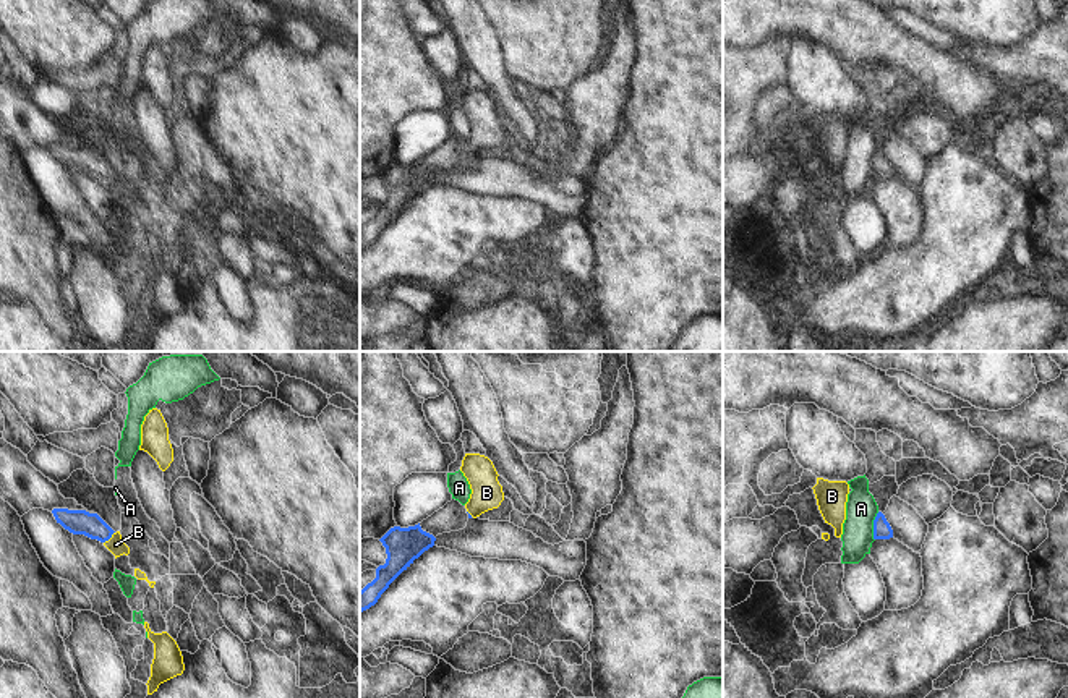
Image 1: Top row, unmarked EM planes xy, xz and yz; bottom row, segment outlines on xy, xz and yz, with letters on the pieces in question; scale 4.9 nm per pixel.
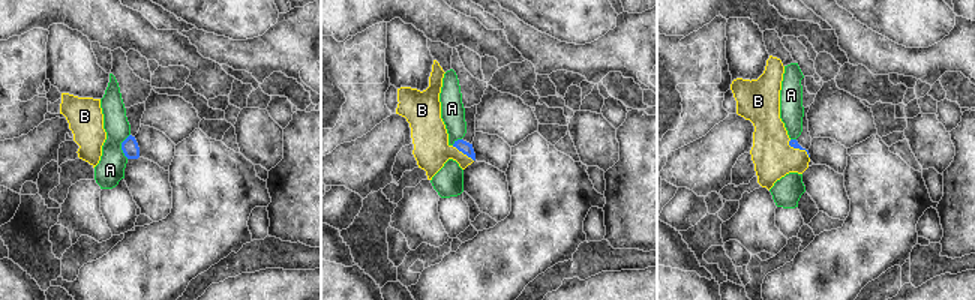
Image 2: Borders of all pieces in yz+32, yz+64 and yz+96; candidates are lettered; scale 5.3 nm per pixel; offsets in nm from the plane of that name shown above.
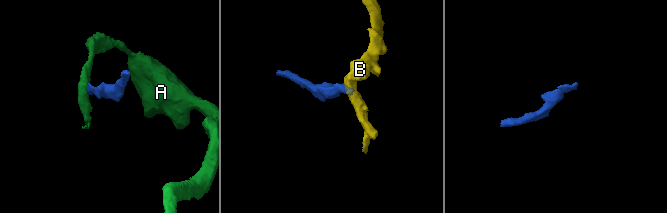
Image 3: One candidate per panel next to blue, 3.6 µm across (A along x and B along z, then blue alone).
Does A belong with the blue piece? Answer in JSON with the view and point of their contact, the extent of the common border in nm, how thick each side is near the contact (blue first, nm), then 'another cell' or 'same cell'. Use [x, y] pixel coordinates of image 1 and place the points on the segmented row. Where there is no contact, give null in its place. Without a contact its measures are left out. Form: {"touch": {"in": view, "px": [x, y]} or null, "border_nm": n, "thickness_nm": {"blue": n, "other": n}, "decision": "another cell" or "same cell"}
{"touch": {"in": "yz", "px": [874, 527]}, "border_nm": 150, "thickness_nm": {"blue": 90, "other": 160}, "decision": "another cell"}

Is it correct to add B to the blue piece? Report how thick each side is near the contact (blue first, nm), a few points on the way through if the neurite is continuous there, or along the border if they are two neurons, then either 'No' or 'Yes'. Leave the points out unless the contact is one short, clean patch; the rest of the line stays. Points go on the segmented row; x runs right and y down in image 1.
Thickness 130 nm (blue) against 90 nm. Path across: xy (78, 522), (98, 528), (109, 538), (115, 544). Yes

